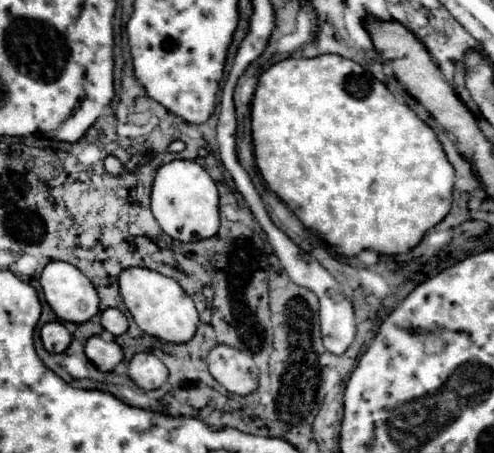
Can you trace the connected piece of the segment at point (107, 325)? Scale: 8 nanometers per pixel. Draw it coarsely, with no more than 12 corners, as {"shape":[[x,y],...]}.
{"shape":[[105,309],[101,325],[109,333],[123,335],[127,317],[119,309]]}

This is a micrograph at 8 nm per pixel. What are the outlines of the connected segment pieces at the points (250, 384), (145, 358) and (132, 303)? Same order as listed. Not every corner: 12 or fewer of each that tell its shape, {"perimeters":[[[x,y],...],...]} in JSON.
{"perimeters":[[[229,345],[207,355],[211,375],[229,391],[257,389],[251,357]],[[137,353],[129,377],[145,391],[169,371],[153,353]],[[145,267],[119,291],[147,335],[185,343],[199,323],[175,279]]]}

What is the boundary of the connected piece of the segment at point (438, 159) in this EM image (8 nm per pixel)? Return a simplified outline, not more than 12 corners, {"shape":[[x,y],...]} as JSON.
{"shape":[[283,59],[251,101],[267,187],[339,255],[451,209],[433,129],[359,63]]}

